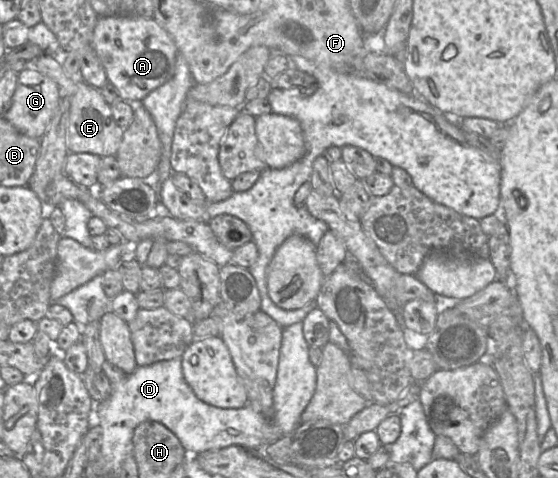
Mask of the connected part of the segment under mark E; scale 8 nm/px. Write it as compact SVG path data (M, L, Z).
M43 54L28 62L27 68L35 68L54 80L60 90L61 97L70 97L70 116L67 134L67 148L70 153L90 153L100 157L115 156L123 137L124 130L115 122L110 104L98 89L80 78L67 76L61 64L61 57Z

